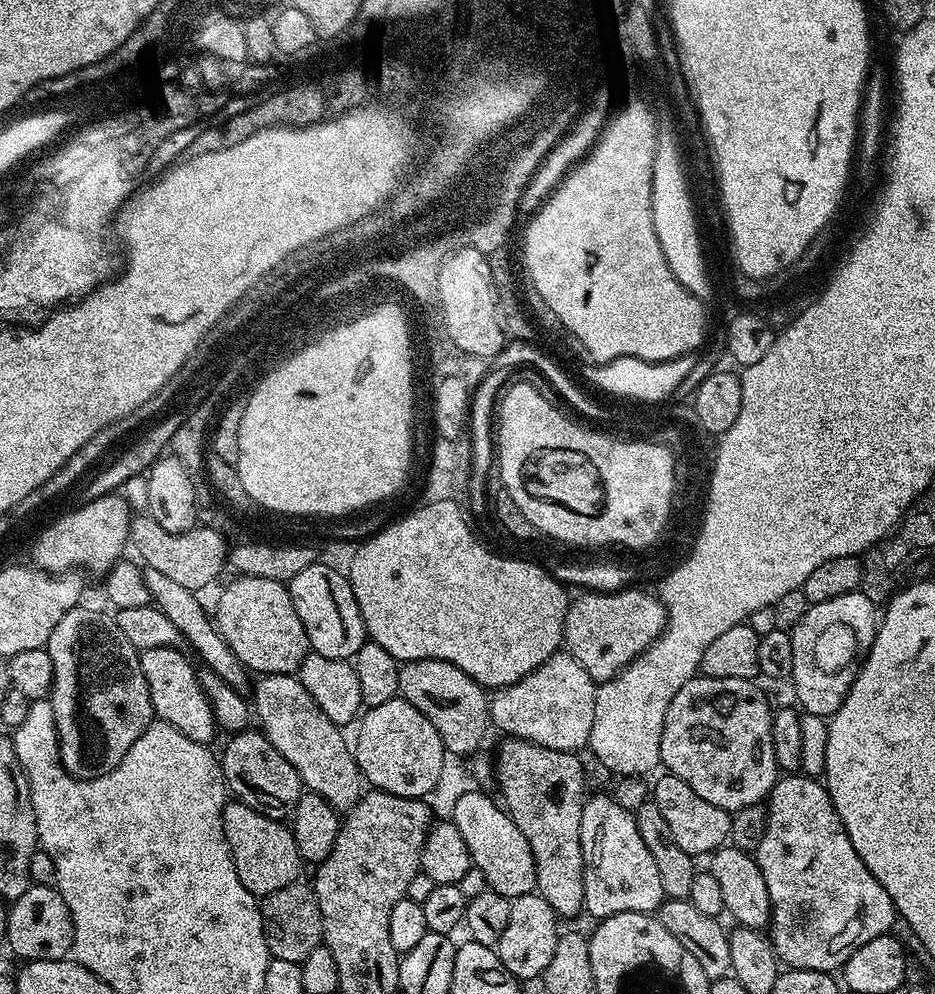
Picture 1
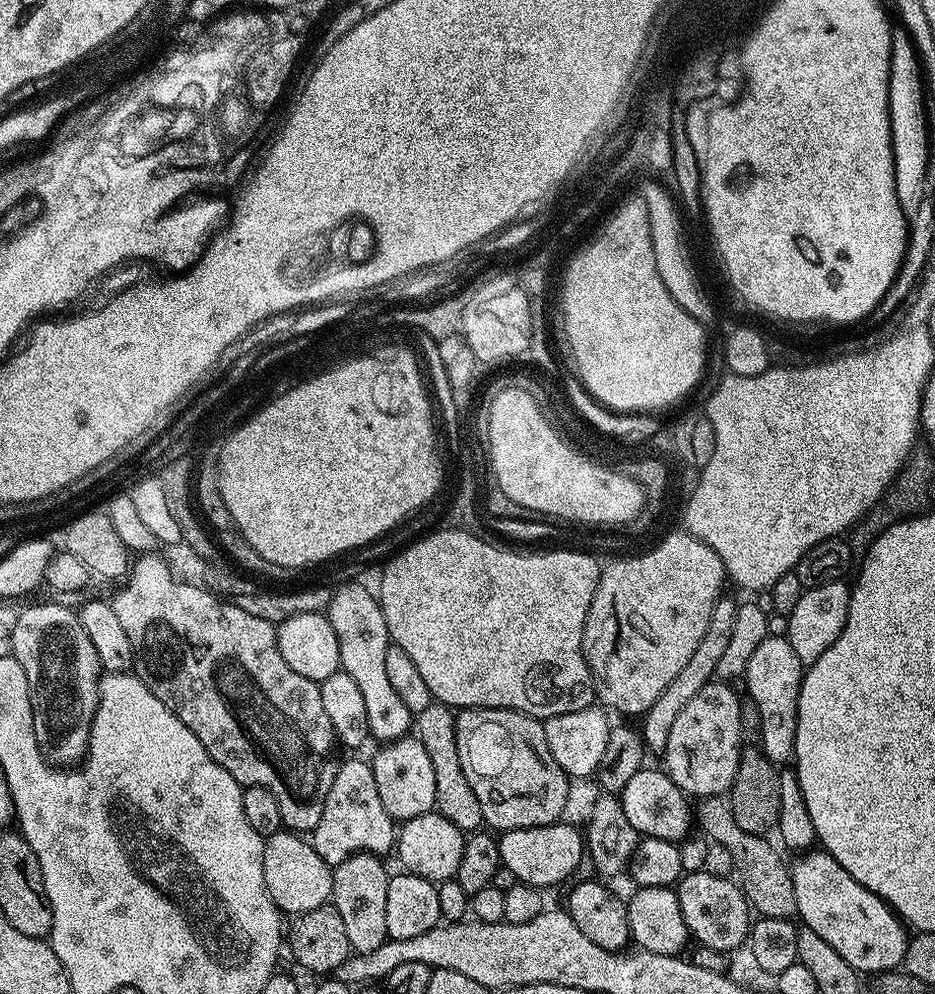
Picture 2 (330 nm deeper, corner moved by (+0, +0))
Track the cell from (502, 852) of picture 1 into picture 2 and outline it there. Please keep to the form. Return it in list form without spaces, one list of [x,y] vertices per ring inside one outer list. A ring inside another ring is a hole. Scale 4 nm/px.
[[[557,822],[537,828],[519,828],[504,832],[499,837],[500,863],[516,875],[522,884],[532,884],[541,890],[548,890],[551,884],[560,884],[586,856],[586,836],[572,824]]]

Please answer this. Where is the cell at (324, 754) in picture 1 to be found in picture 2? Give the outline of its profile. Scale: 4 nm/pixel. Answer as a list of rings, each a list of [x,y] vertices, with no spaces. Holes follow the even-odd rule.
[[[356,852],[346,862],[332,868],[331,907],[342,914],[346,926],[348,947],[353,953],[363,954],[377,950],[388,939],[386,930],[386,890],[390,872],[384,869],[379,855],[372,852]]]

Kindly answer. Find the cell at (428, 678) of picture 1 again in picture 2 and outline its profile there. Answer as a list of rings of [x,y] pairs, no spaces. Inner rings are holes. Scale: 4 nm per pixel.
[[[434,702],[426,706],[426,710],[415,713],[414,735],[416,739],[426,746],[426,754],[430,757],[430,767],[434,770],[434,798],[436,799],[435,811],[442,814],[442,818],[450,818],[454,826],[458,826],[465,834],[471,834],[484,824],[482,806],[478,806],[478,797],[474,794],[466,773],[462,771],[462,761],[458,759],[458,734],[456,733],[456,712],[446,704]]]

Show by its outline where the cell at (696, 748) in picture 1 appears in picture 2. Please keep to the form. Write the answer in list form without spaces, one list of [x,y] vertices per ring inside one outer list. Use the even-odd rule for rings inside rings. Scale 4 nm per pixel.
[[[713,682],[702,686],[698,695],[682,709],[682,714],[674,721],[666,750],[662,754],[663,767],[668,776],[682,791],[692,798],[719,796],[727,793],[734,782],[735,772],[739,768],[740,742],[740,702],[741,697],[727,683]]]

